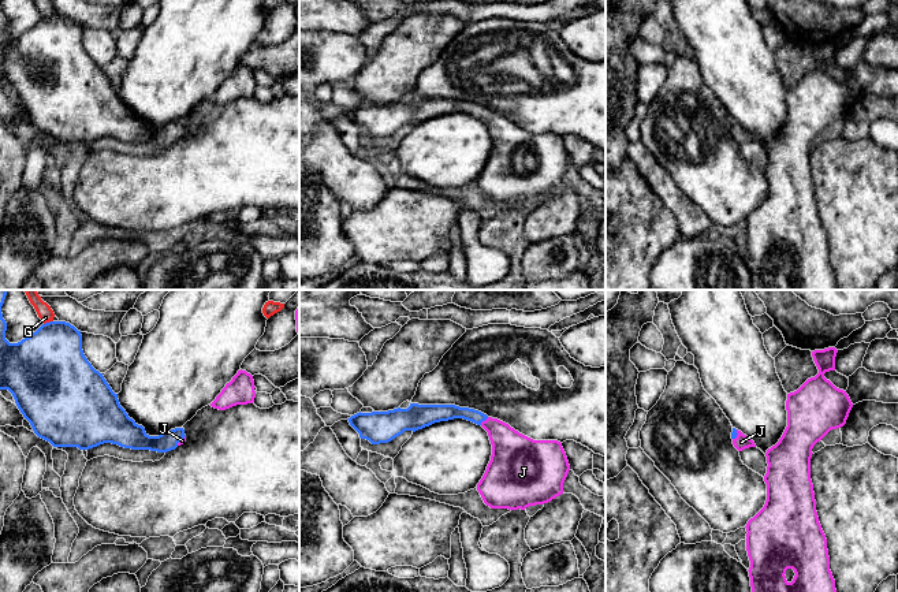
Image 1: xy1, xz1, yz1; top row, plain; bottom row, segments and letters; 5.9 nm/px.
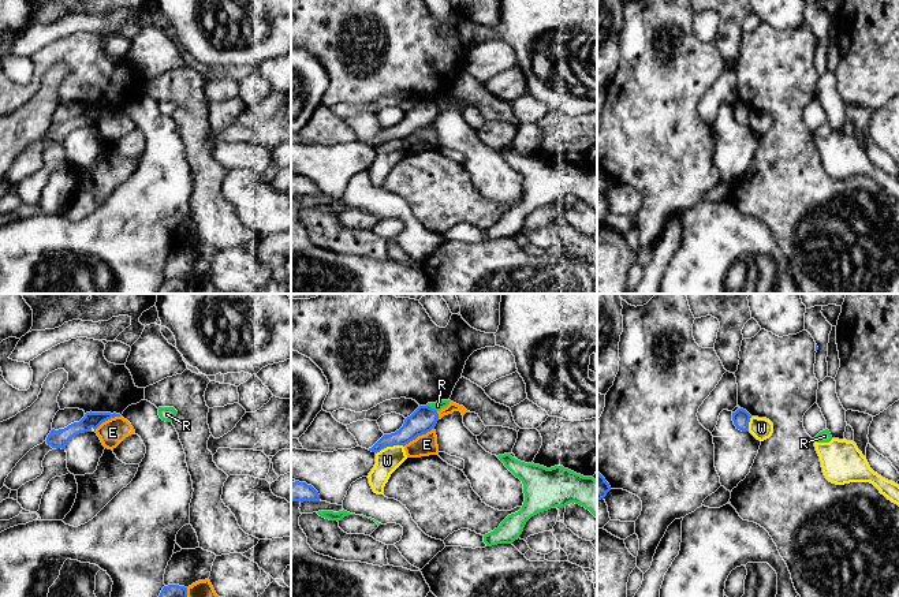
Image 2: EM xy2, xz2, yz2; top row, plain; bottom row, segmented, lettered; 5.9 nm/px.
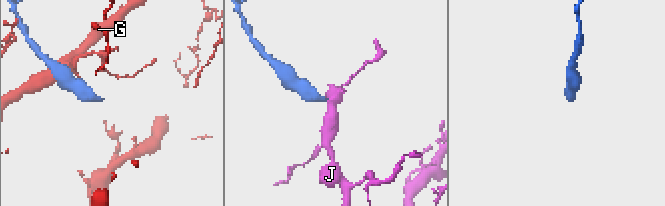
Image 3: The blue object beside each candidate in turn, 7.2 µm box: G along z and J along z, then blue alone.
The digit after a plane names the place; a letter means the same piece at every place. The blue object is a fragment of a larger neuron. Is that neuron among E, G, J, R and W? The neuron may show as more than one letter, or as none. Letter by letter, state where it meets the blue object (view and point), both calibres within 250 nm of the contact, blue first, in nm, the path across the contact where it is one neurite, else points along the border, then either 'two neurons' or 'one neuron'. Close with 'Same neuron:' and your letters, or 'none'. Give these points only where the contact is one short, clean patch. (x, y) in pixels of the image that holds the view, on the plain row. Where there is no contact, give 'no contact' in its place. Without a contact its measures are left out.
E: xz2 (418, 129) | 150/130 nm | two neurons
G: xy1 (49, 15) | 420/90 nm | along xy1 (52, 14), (44, 18) | two neurons
J: xz1 (484, 114) | 100/240 nm | across xz1 (443, 105), (464, 105), (484, 114), (507, 137), (511, 145) | one neuron
R: xz2 (431, 101) | 150/60 nm | two neurons
W: xz2 (390, 140) | 150/140 nm | along xz2 (403, 140), (387, 140), (376, 148) | two neurons
Same neuron: J

